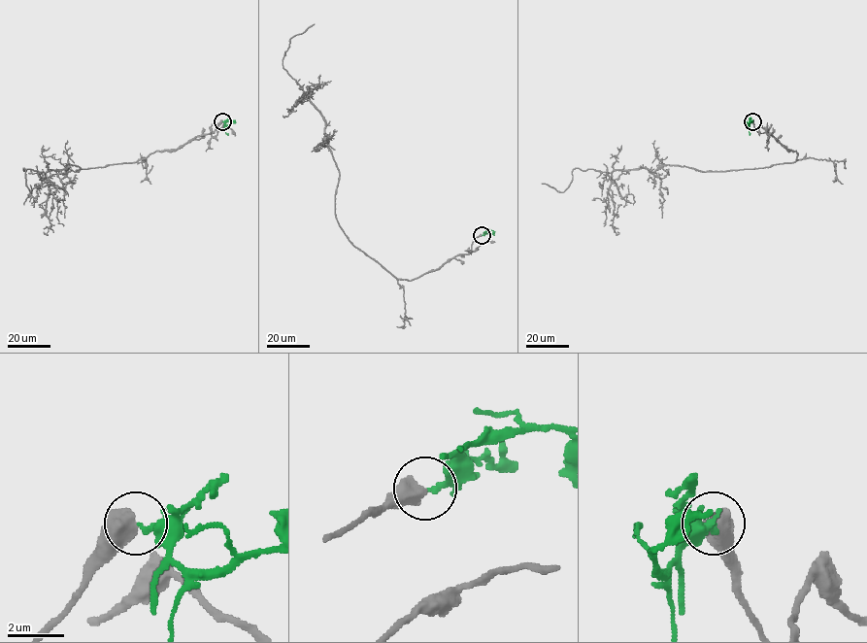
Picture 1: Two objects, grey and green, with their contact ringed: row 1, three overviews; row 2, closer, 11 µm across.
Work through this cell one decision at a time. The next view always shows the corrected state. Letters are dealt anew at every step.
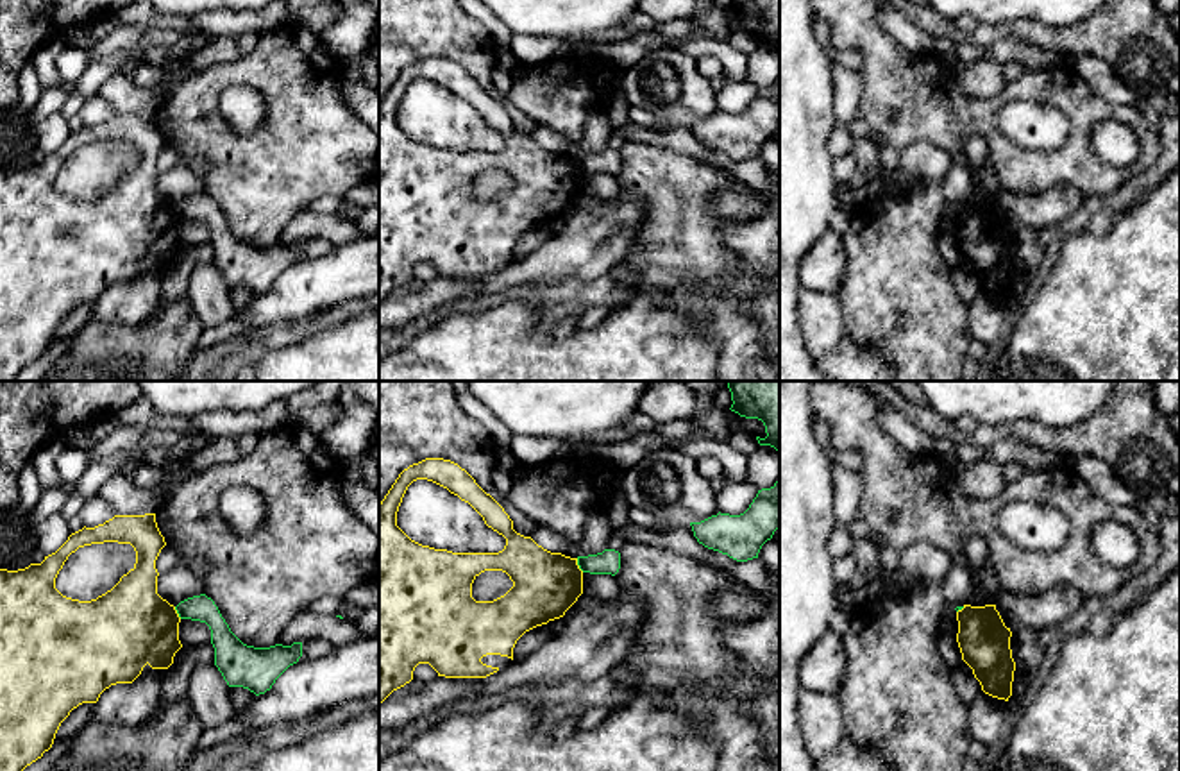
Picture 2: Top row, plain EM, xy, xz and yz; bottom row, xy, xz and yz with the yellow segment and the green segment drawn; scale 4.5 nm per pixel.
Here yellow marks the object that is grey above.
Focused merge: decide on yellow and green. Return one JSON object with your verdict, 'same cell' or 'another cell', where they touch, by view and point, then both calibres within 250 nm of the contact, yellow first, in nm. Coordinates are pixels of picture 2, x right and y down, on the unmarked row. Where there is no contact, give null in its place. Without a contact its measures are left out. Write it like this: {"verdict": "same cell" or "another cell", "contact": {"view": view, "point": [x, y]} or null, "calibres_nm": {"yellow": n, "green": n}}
{"verdict": "another cell", "contact": {"view": "xz", "point": [578, 165]}, "calibres_nm": {"yellow": 300, "green": 110}}

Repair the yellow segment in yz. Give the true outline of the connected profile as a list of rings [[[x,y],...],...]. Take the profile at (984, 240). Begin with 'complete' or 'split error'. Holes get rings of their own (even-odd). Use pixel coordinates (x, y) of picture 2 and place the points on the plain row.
complete; [[[964,204],[957,211],[957,220],[962,259],[973,268],[985,293],[1008,301],[1016,270],[1010,249],[1012,231],[996,204]]]

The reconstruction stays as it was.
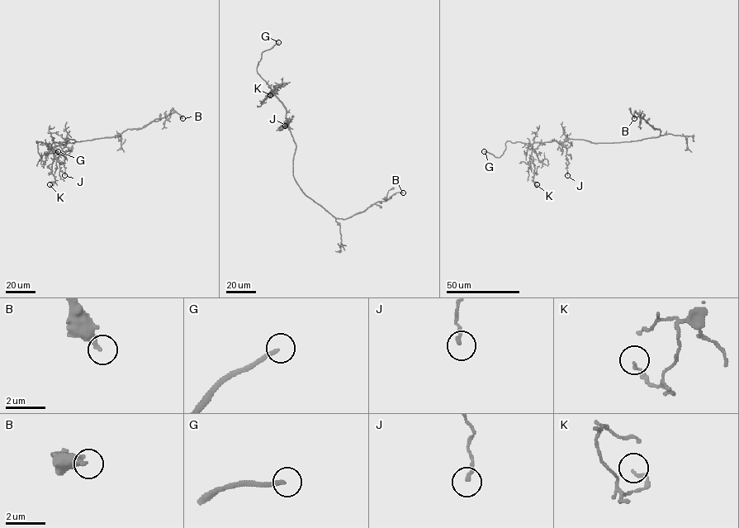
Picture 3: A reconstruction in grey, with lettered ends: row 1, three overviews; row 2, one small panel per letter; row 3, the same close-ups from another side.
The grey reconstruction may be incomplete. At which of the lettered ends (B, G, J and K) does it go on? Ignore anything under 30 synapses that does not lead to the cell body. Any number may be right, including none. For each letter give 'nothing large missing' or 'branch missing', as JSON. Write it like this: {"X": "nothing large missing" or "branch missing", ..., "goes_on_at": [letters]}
{"B": "nothing large missing", "G": "branch missing", "J": "nothing large missing", "K": "nothing large missing", "goes_on_at": ["G"]}

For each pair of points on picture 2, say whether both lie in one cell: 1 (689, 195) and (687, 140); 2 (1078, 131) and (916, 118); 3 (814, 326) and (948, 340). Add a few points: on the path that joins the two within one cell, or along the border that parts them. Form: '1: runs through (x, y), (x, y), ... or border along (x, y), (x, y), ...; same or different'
1: border along (646, 144), (669, 147), (701, 161); different
2: runs through (1050, 90), (1016, 90), (980, 115), (960, 115); same
3: border along (834, 296), (846, 331); different

